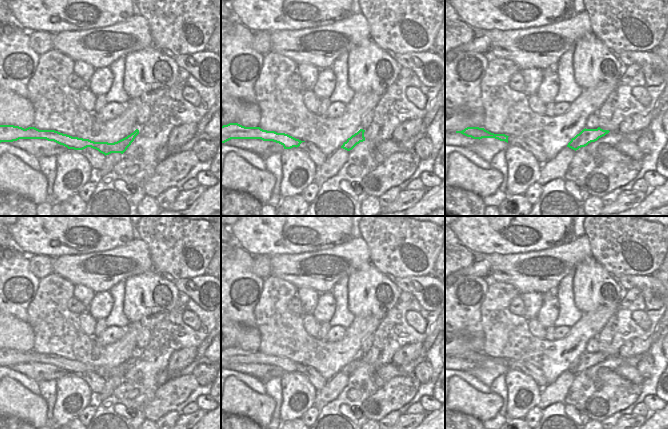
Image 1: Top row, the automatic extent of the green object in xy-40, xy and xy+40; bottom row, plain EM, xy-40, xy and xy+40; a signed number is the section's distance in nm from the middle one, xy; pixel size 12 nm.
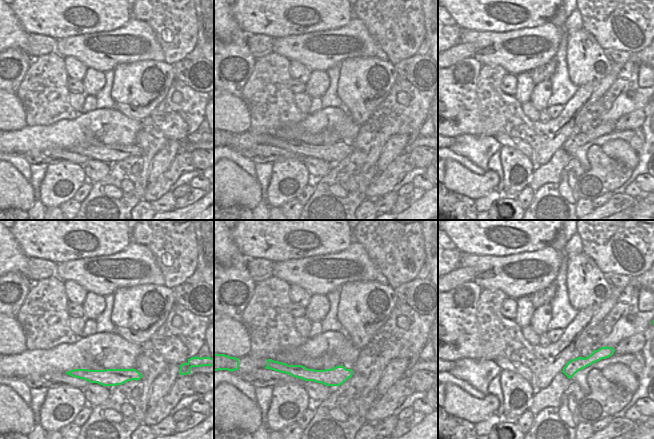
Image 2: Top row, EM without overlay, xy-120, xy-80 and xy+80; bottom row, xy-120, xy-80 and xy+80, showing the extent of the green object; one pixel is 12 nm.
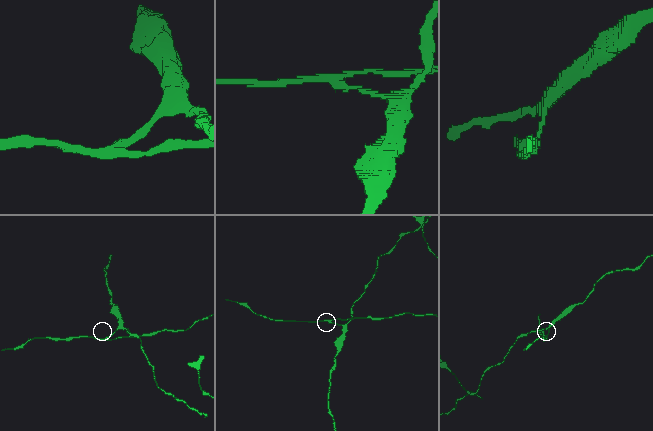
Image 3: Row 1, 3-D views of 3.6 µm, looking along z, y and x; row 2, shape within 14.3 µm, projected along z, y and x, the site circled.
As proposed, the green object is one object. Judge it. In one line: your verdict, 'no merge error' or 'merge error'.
merge error

